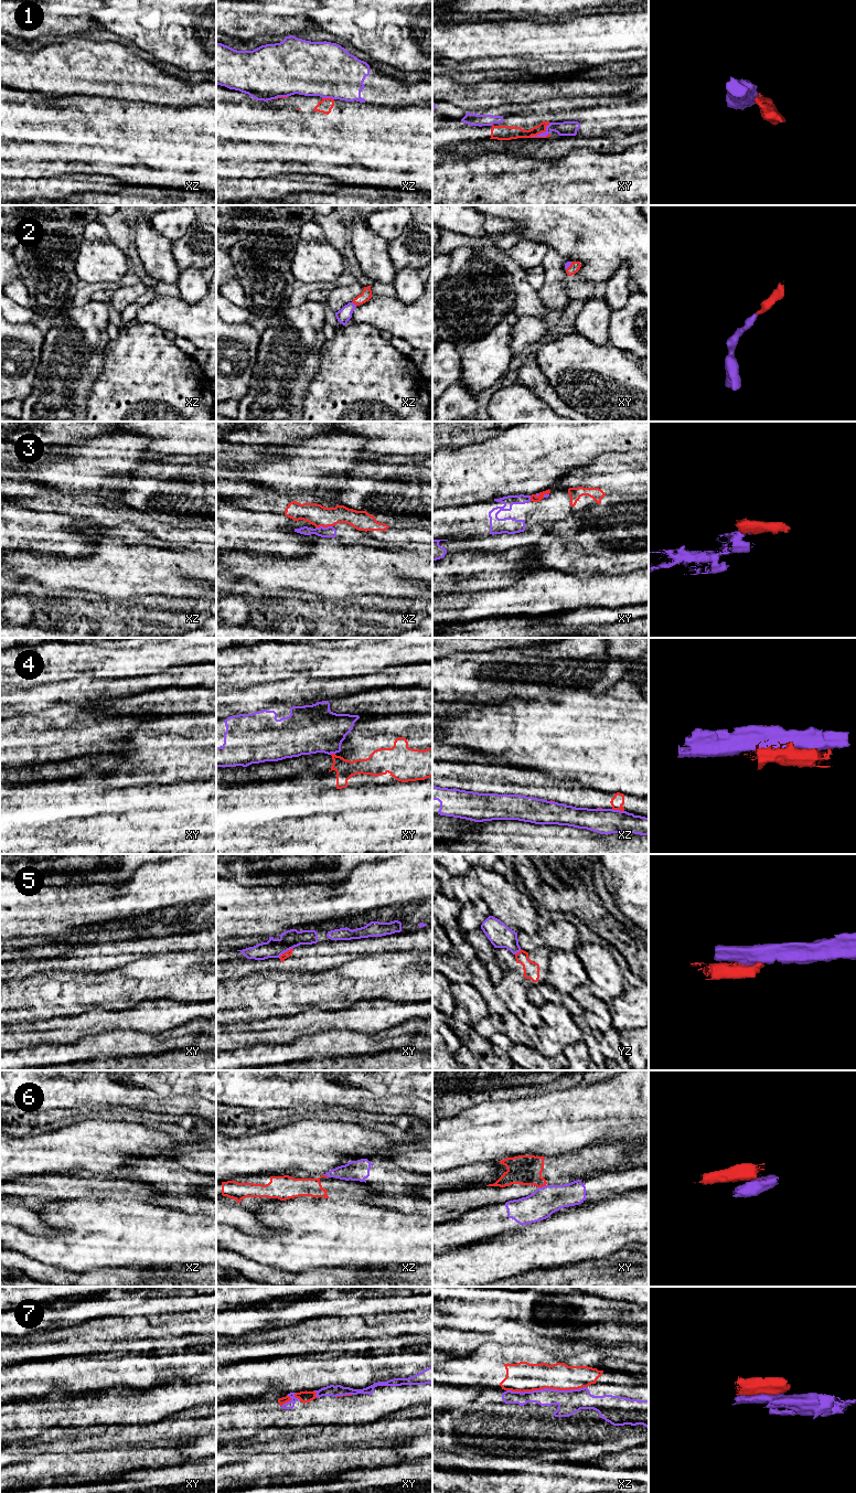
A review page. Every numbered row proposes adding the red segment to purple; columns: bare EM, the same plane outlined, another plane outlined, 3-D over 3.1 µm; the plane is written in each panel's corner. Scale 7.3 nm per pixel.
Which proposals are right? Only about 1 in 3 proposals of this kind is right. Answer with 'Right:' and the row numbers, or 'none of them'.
Right: 2

